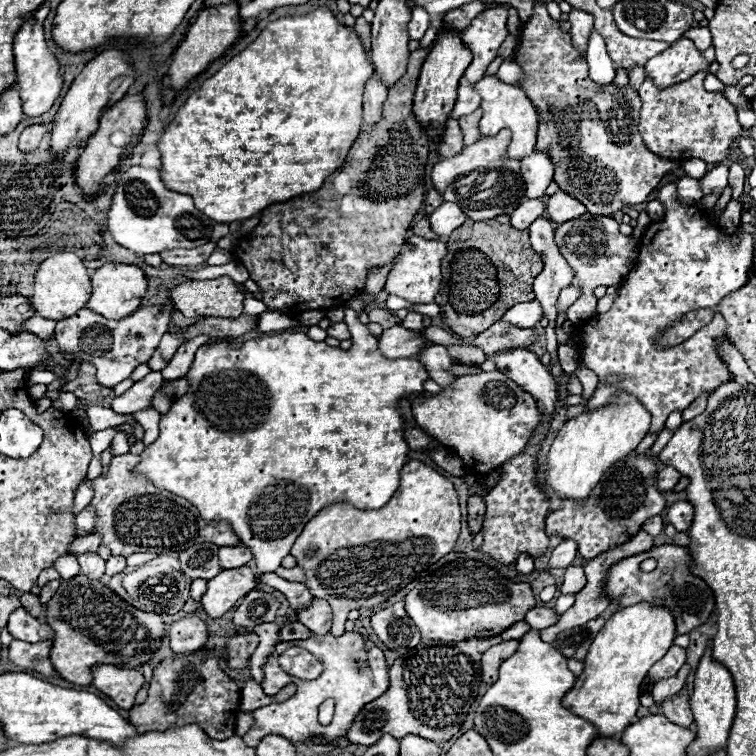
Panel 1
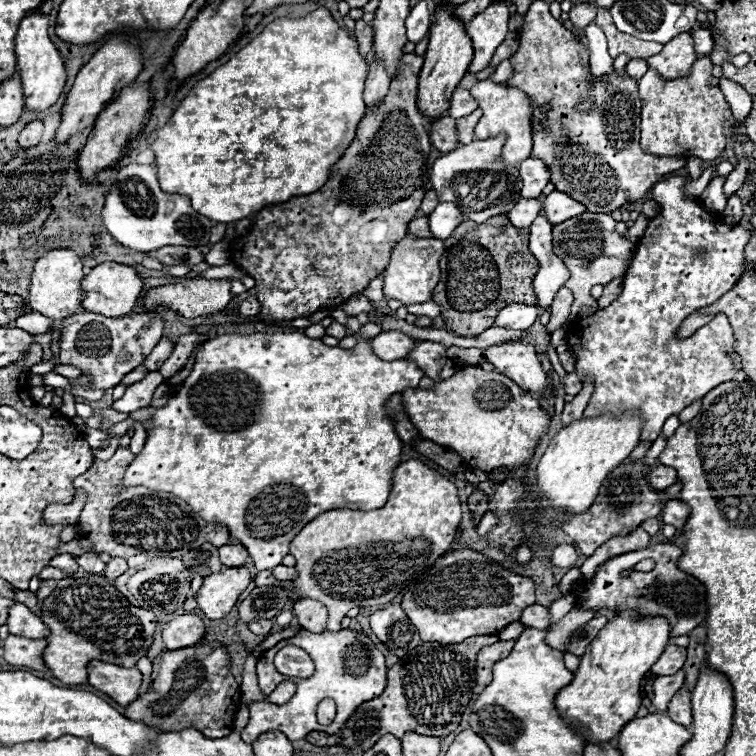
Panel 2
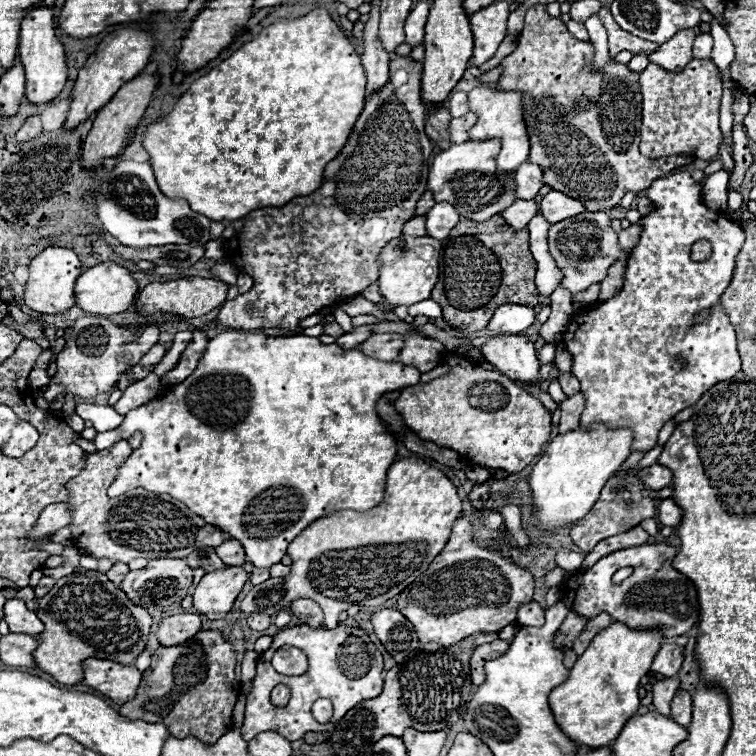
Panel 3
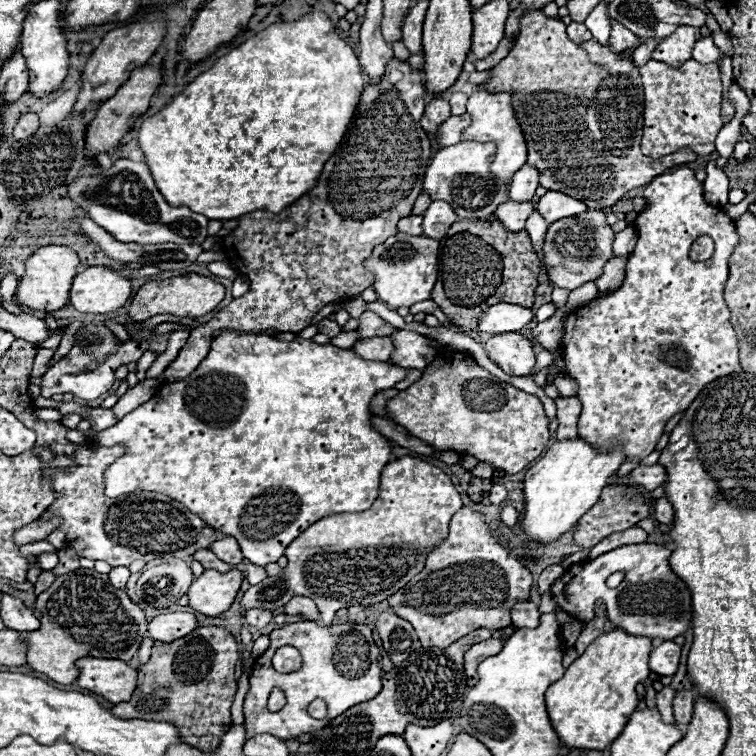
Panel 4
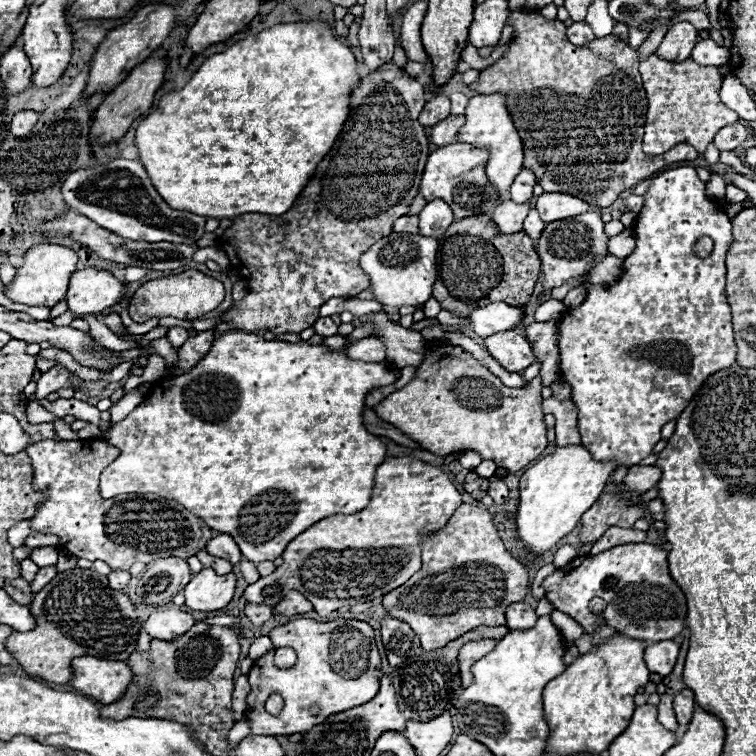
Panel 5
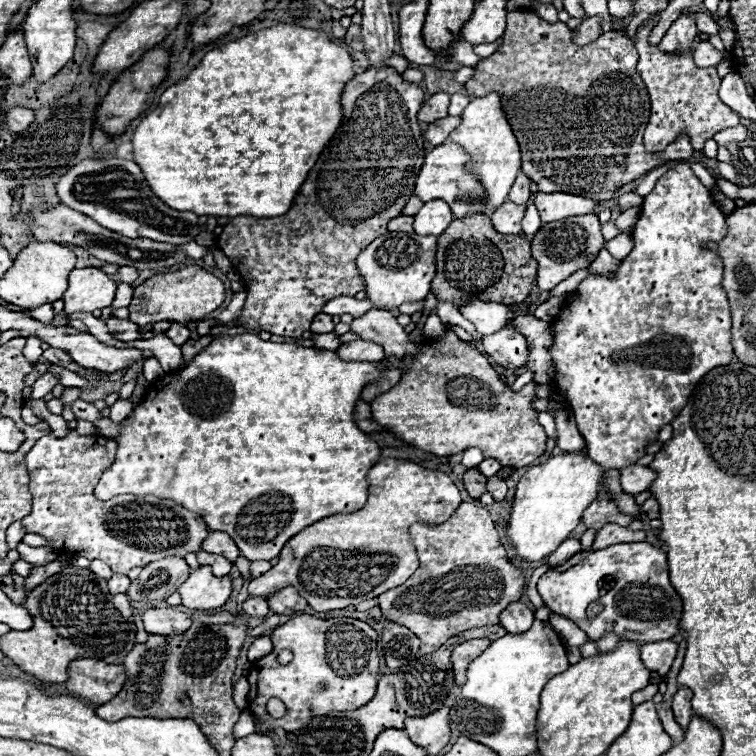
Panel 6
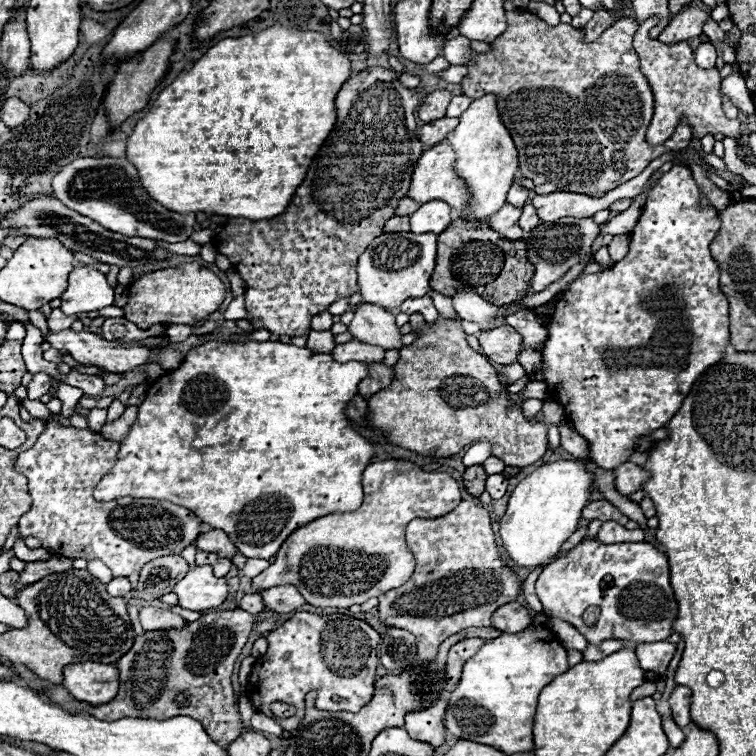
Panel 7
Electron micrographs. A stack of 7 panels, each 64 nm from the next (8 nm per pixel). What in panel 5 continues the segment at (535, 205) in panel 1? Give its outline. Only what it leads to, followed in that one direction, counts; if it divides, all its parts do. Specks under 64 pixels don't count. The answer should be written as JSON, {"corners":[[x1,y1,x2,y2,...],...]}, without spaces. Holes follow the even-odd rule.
{"corners":[[504,200,500,202,494,212,492,212,492,220,498,224,498,228,504,234,516,234,522,230,524,218,530,212,530,204,516,204,512,200]]}

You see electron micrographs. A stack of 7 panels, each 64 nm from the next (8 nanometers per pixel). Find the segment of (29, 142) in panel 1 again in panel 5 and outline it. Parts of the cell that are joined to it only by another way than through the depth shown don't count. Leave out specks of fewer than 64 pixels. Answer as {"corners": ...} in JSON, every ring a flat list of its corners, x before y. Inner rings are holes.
{"corners":[[22,110,18,114,14,114,14,120,12,120,12,126,10,126,10,132,16,136,16,138,24,138,32,132,34,124,38,122,38,114,34,110]]}

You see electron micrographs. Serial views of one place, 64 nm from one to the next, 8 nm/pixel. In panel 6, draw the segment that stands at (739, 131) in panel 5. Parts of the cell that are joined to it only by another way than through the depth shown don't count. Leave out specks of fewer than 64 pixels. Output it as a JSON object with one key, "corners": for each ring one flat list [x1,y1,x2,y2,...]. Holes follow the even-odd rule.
{"corners":[[736,126,736,128,726,128,726,130,720,130,714,134,714,140,718,146,728,146,728,144,740,144,742,140,746,140,746,134,748,130,742,128,742,126]]}

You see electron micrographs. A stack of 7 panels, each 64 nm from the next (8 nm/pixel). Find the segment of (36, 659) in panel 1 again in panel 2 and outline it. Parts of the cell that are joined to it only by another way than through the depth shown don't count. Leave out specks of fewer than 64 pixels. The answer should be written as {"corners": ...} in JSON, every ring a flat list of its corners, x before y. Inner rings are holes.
{"corners":[[8,636,4,642,4,660,12,666,26,666,38,672,48,672,42,658,46,646,48,646,46,640,28,640,20,636]]}

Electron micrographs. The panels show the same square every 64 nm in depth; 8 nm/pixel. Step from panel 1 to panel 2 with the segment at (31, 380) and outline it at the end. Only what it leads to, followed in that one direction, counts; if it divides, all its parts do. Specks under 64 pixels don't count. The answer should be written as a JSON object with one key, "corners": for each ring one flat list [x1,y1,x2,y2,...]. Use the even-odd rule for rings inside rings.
{"corners":[[46,372,46,374,42,374,42,380,44,380,46,386,52,386,52,388,68,388,68,386,70,386,70,382,68,382,64,376,56,374,56,372]]}

